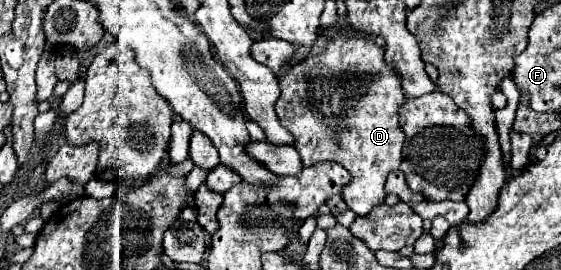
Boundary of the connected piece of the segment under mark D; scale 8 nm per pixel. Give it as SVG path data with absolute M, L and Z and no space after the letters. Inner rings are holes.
M342 34L330 36L330 38L332 38L332 42L328 42L328 46L324 48L324 52L302 60L286 76L278 78L280 80L282 94L280 94L278 102L276 102L276 114L278 114L280 122L286 126L286 130L290 130L296 136L296 150L298 150L298 154L302 158L302 164L304 166L312 166L316 162L336 162L336 164L342 164L348 170L350 182L346 186L342 186L342 198L344 198L344 202L348 204L350 210L354 210L358 216L366 216L374 206L384 204L384 196L386 196L384 194L384 184L386 184L386 178L388 178L388 174L392 170L398 170L400 168L404 132L402 132L400 122L398 122L398 108L404 104L406 96L400 90L400 78L396 78L396 74L392 74L392 70L388 70L388 64L384 62L384 48L382 46L378 46L374 40L368 40L368 38L350 38L350 36L342 36Z

